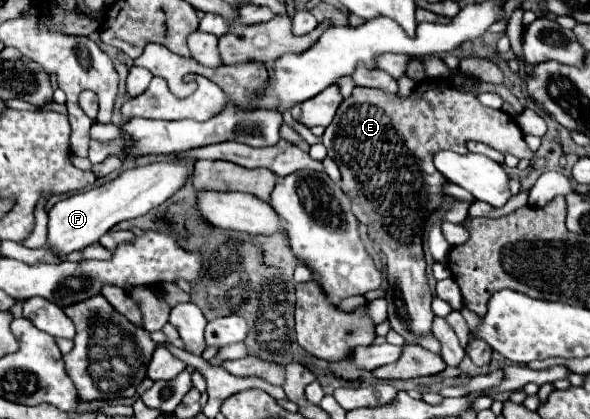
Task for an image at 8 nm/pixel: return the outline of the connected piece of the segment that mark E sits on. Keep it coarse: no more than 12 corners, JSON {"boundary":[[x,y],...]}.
{"boundary":[[426,78],[356,86],[322,136],[386,256],[388,322],[434,320],[422,228],[440,150],[534,156],[514,116]]}

